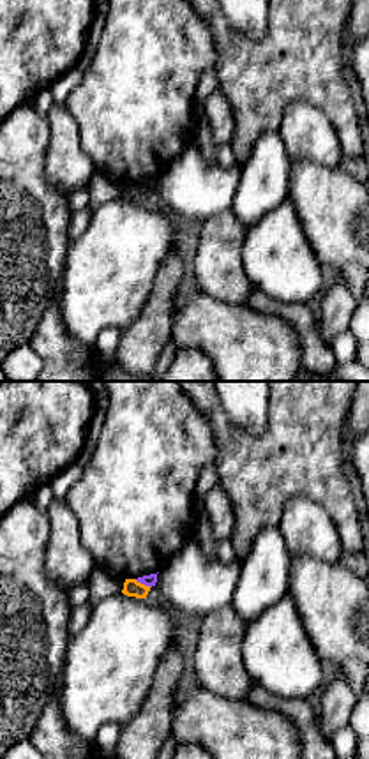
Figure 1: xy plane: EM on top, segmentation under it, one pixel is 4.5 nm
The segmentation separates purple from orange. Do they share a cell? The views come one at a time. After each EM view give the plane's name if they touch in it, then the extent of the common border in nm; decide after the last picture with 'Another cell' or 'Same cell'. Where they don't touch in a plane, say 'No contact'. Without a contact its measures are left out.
Touches purple in xy. Shared border 90 nm

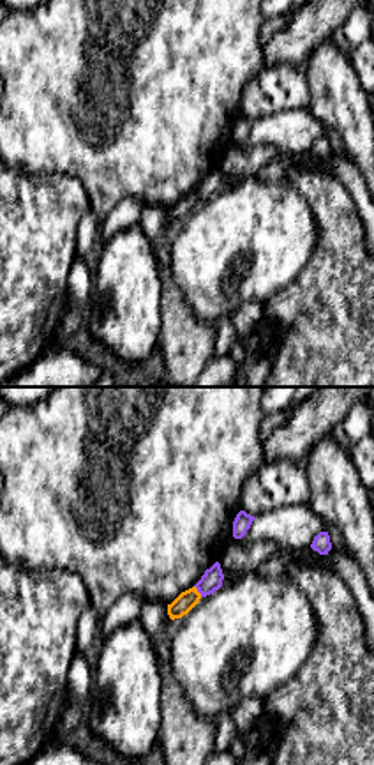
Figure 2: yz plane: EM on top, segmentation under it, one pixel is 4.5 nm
Touches purple in yz. Shared border 70 nm

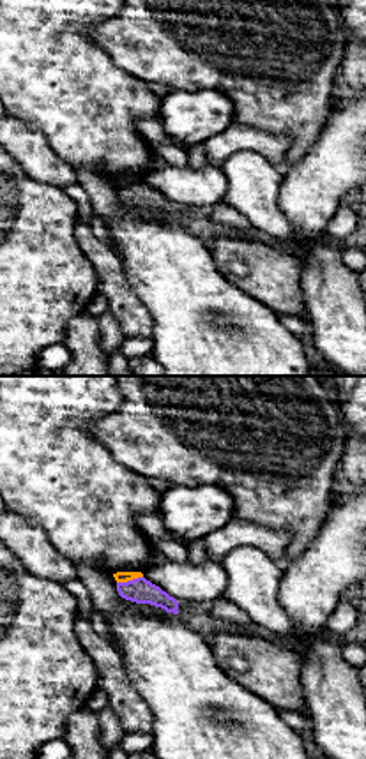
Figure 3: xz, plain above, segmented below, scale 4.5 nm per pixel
Touches purple in xz. Shared border 120 nm

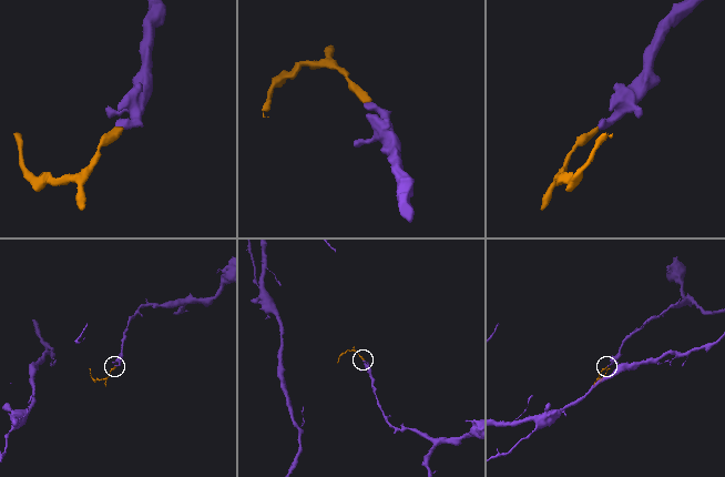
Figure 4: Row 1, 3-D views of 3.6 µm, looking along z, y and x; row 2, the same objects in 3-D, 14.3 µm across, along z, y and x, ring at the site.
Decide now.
Same cell

